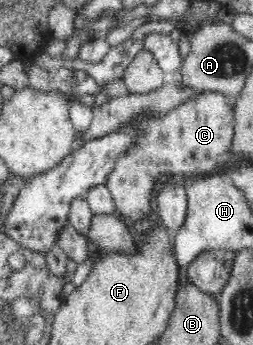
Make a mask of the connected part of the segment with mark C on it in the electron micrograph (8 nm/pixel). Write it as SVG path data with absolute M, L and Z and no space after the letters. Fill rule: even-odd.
M203 89L195 93L193 98L179 104L171 112L161 115L160 119L152 120L145 126L145 130L139 136L137 148L129 154L123 154L117 158L116 166L106 180L107 188L112 194L117 214L123 214L131 222L141 222L145 216L155 214L152 208L153 188L161 176L172 176L174 179L183 179L184 176L205 176L219 169L219 164L225 158L225 152L229 149L234 135L234 109L225 103L225 94Z

